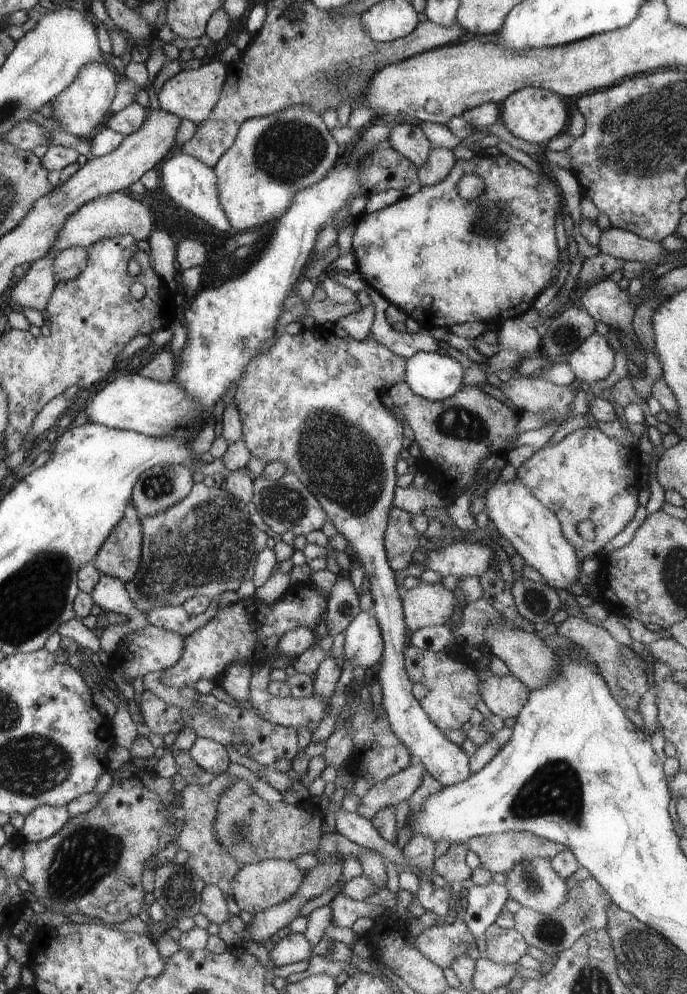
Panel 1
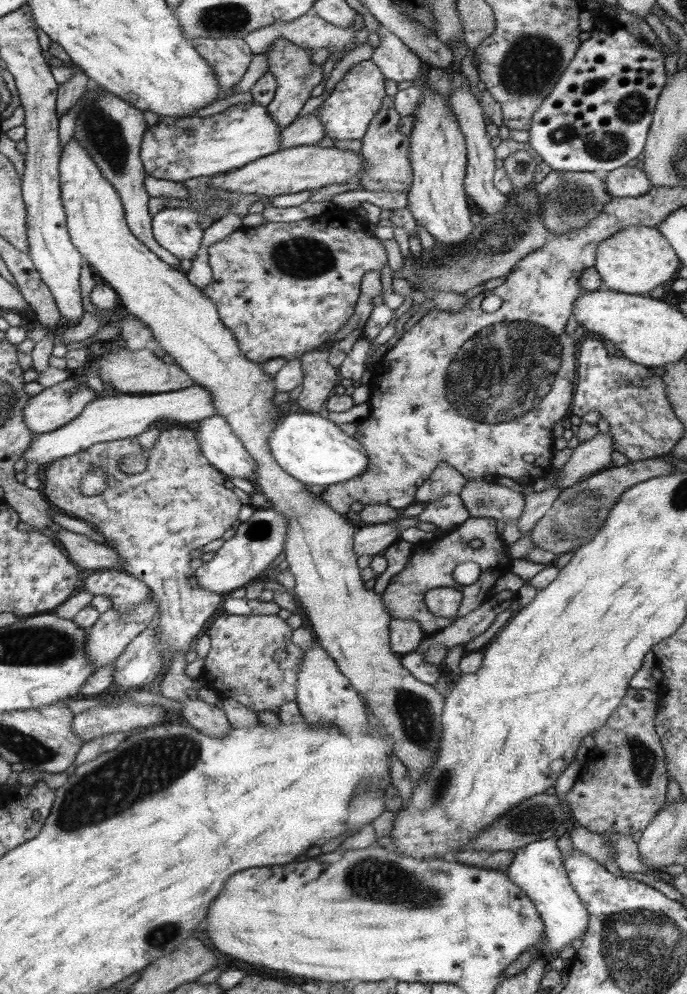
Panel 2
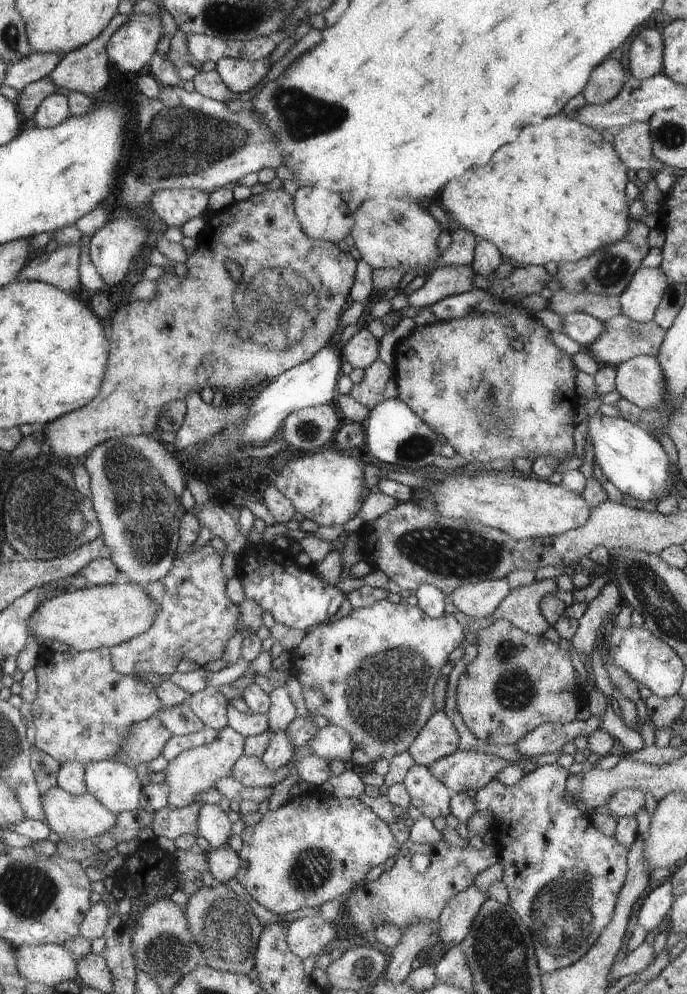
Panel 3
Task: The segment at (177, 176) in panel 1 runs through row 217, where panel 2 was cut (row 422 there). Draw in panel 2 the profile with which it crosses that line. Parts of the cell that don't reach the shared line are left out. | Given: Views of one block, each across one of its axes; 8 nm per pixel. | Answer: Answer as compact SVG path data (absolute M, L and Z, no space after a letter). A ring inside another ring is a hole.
M213 414L211 418L203 418L193 424L191 432L195 434L195 442L215 470L221 470L231 478L253 478L257 462L247 450L243 450L243 442L233 436L225 418Z

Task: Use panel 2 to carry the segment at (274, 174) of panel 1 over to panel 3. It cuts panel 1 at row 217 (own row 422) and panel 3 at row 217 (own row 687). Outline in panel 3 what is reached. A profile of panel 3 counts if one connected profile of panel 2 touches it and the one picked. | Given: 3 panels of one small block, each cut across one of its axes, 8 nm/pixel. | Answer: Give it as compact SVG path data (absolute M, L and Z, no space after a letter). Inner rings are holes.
M363 200L357 210L353 210L355 226L349 232L353 238L353 248L361 254L361 260L367 262L373 270L409 270L411 266L419 268L419 276L425 278L423 268L429 266L441 250L435 248L437 236L443 232L439 230L437 222L425 212L417 202L403 202L403 200Z

